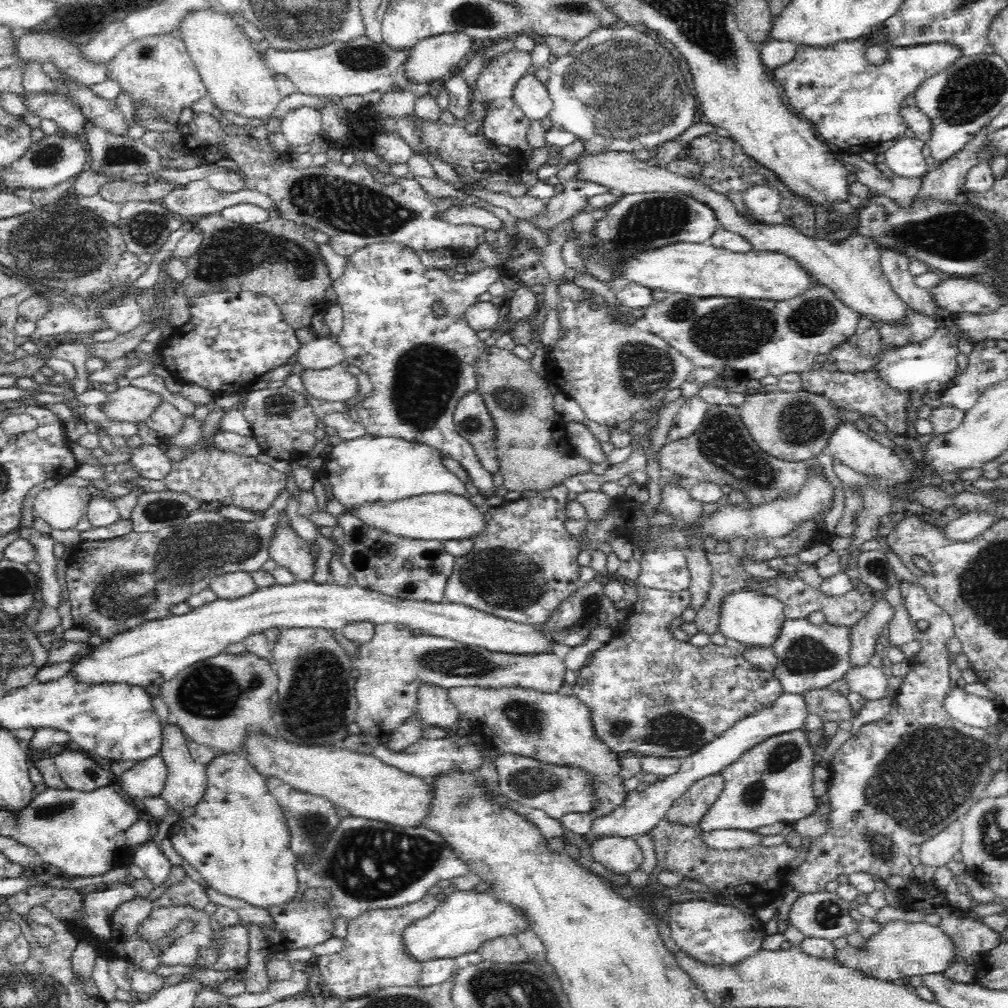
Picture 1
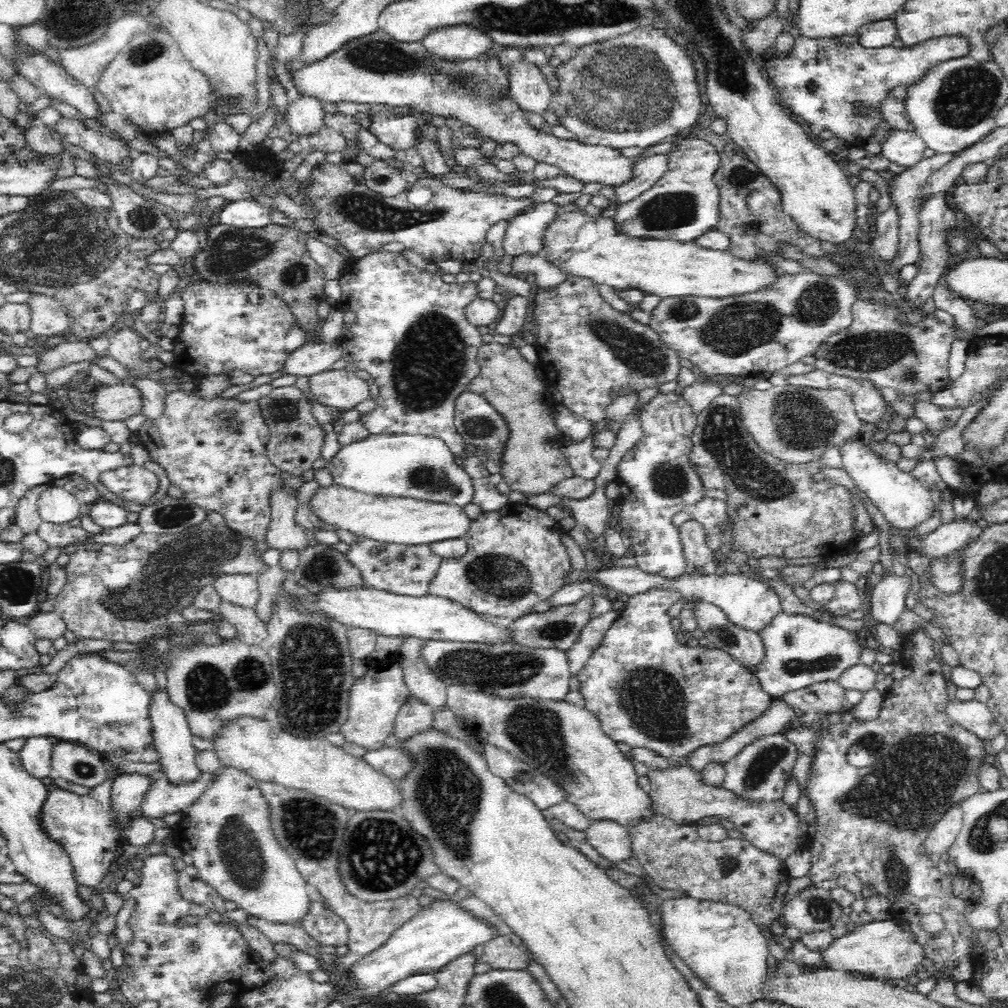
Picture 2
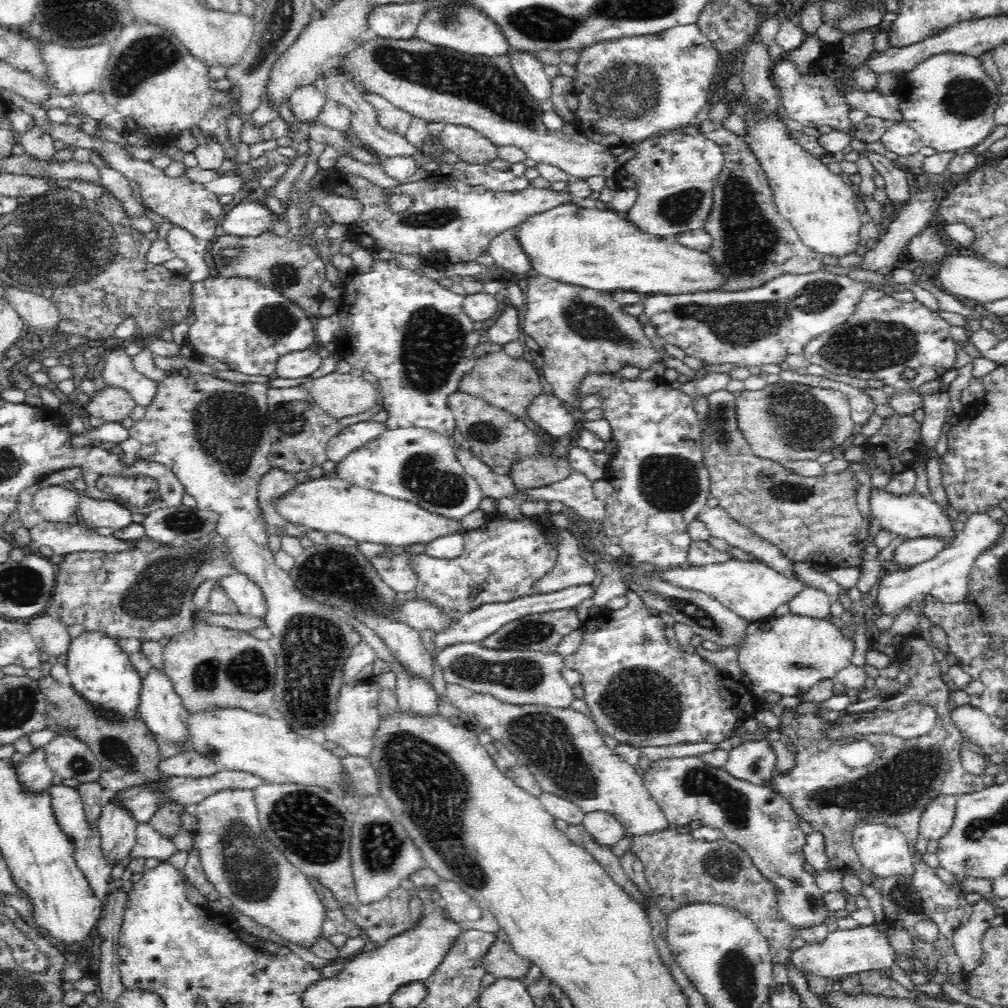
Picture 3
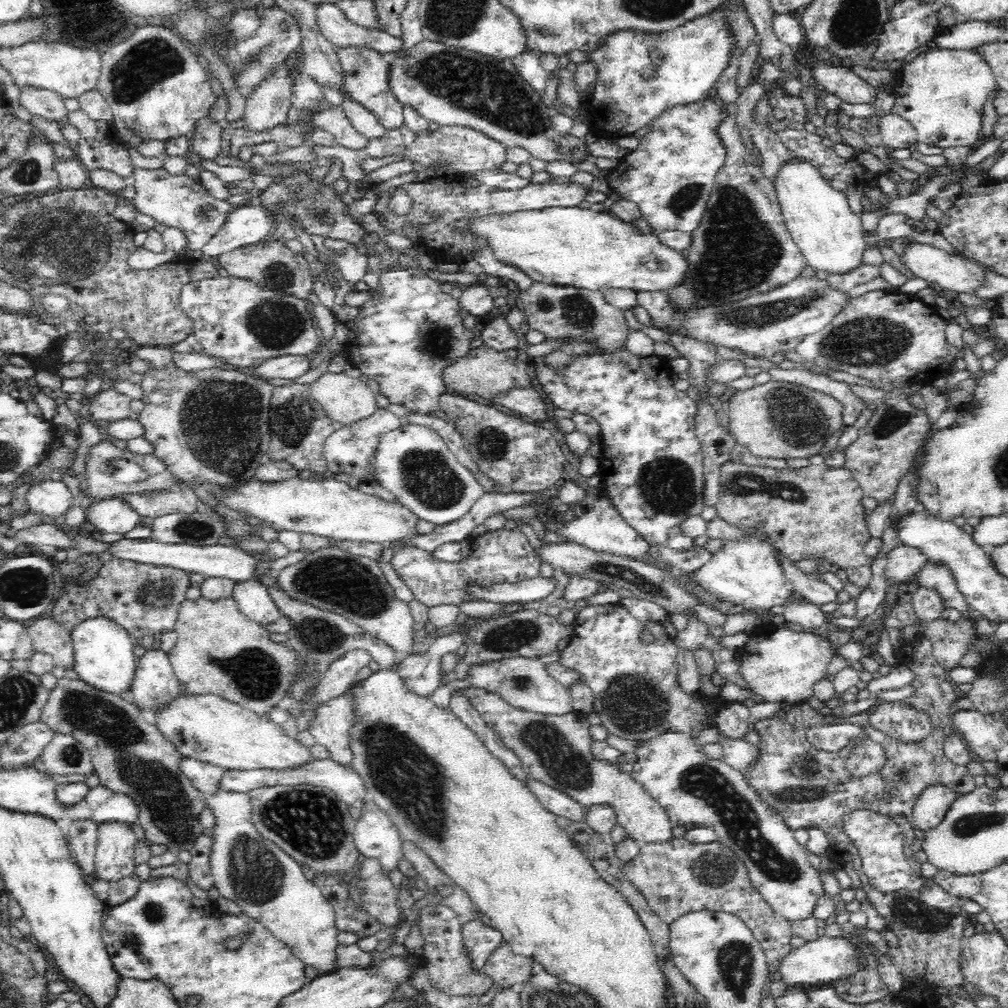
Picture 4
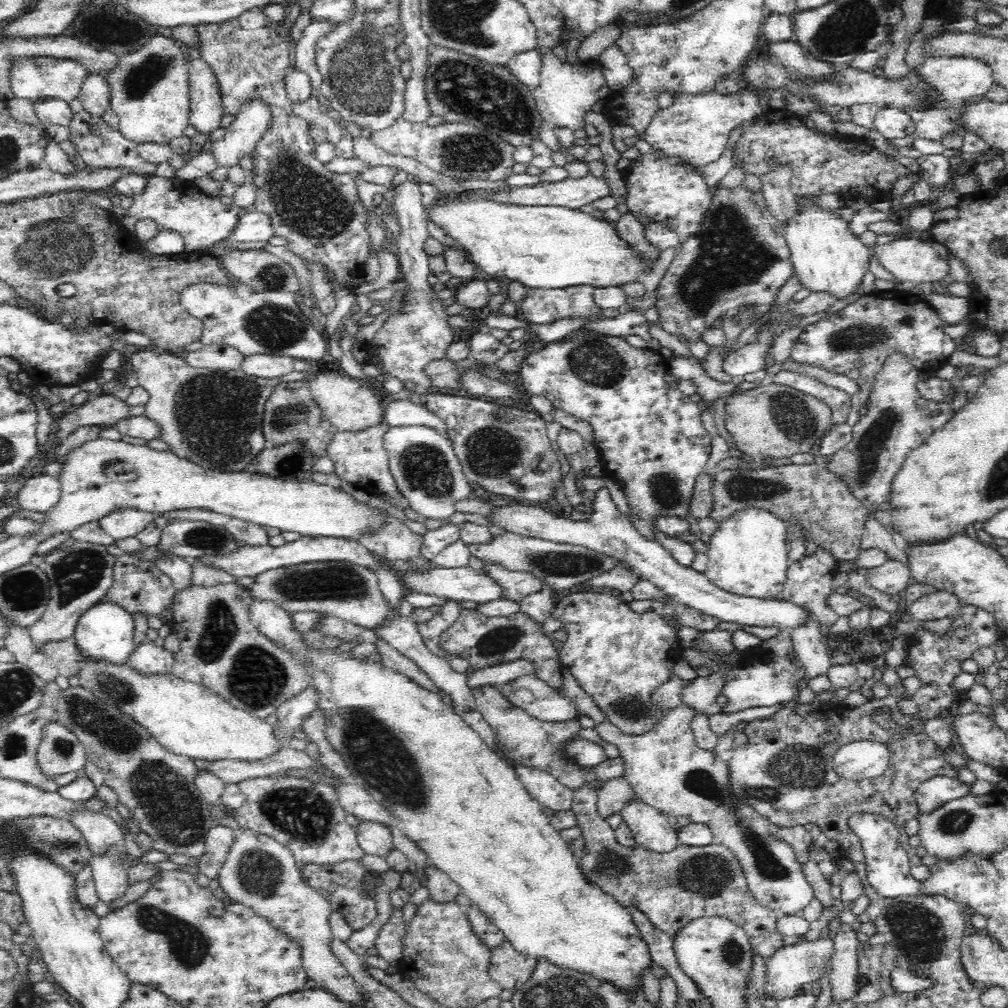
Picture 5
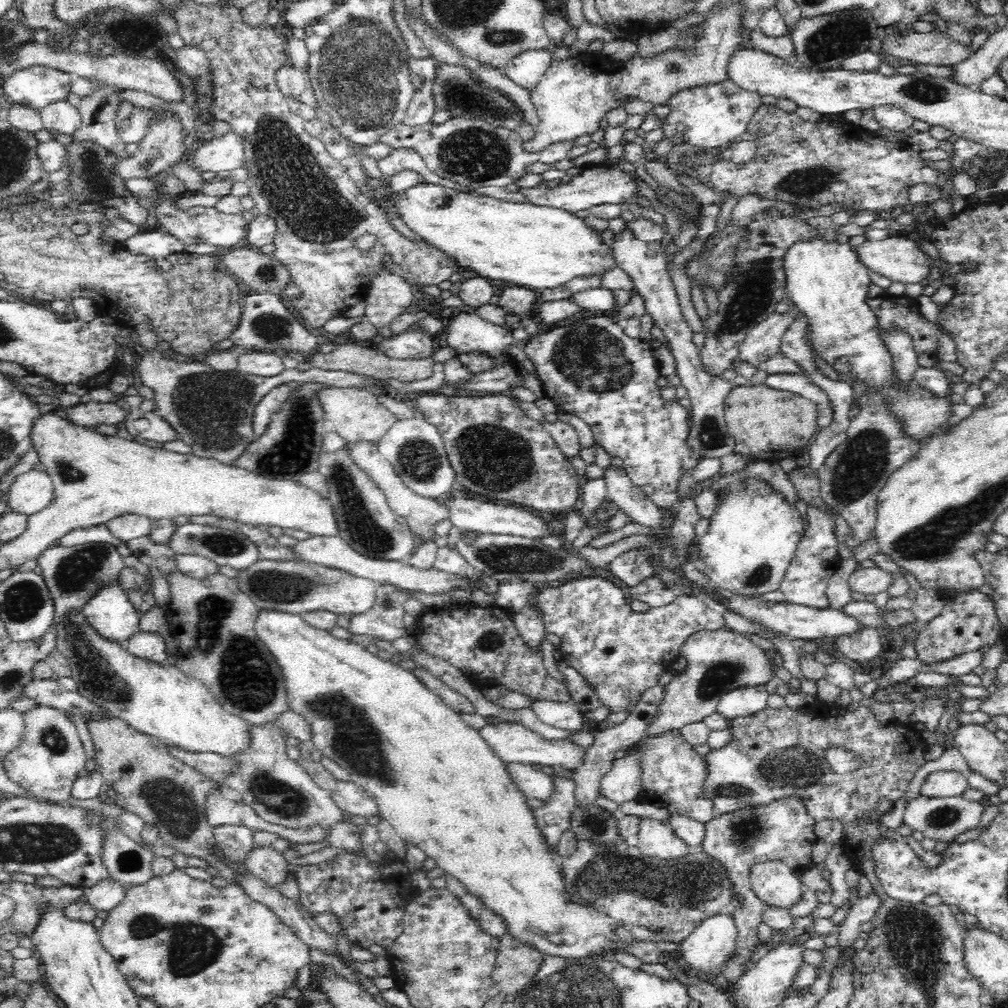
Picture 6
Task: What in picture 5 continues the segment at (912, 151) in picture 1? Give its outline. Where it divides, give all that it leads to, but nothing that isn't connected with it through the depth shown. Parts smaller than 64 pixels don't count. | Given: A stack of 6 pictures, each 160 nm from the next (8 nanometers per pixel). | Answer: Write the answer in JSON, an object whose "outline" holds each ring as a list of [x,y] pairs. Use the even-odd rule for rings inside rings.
{"outline":[[[897,108],[880,109],[875,116],[873,129],[888,140],[915,134],[914,119]]]}

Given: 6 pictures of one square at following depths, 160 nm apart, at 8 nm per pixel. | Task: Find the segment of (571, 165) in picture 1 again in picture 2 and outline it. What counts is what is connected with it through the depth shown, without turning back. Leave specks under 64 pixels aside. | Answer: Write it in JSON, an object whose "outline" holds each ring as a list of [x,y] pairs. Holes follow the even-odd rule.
{"outline":[[[552,202],[534,206],[528,214],[516,216],[508,224],[502,249],[508,256],[534,256],[541,253],[541,235],[544,227],[556,216],[557,206]]]}

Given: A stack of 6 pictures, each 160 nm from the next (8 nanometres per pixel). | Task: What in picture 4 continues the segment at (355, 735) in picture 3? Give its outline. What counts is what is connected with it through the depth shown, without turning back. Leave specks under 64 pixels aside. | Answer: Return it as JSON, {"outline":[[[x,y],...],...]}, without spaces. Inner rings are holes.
{"outline":[[[342,694],[316,707],[314,720],[308,724],[306,733],[314,736],[316,745],[324,746],[330,752],[329,760],[332,763],[349,766],[352,751],[348,747],[348,732],[353,722],[351,698]]]}

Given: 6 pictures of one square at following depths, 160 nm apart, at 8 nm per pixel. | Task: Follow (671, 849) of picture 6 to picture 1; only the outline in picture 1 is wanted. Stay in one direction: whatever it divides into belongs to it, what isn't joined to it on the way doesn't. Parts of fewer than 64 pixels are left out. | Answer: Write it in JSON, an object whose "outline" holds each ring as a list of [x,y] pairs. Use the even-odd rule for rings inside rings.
{"outline":[[[478,687],[448,689],[450,702],[459,719],[466,719],[490,738],[494,748],[504,753],[535,759],[544,765],[581,769],[589,779],[594,799],[589,810],[593,818],[612,814],[624,805],[628,790],[624,786],[620,753],[612,751],[595,732],[591,711],[574,696],[536,692],[534,689]]]}

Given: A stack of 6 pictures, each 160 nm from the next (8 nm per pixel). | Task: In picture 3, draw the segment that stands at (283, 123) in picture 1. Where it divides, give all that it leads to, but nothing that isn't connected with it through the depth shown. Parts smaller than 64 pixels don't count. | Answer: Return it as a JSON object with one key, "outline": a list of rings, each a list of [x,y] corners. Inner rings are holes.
{"outline":[[[304,85],[298,87],[289,98],[290,110],[302,122],[311,121],[318,116],[324,103],[327,101],[327,93],[322,86]]]}

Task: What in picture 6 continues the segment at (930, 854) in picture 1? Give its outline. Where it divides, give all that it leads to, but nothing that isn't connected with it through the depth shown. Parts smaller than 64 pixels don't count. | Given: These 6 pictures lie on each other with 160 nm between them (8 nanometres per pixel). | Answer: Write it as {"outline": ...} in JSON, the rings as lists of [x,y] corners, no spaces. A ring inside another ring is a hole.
{"outline":[[[934,770],[924,778],[920,795],[948,798],[962,795],[967,789],[967,773],[958,770]]]}

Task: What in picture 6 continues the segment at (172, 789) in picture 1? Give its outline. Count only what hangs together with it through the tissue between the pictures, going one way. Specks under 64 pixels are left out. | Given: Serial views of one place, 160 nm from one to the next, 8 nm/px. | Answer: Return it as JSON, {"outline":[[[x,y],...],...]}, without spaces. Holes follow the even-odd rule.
{"outline":[[[136,631],[127,638],[125,646],[136,657],[145,658],[149,661],[164,663],[167,662],[169,656],[164,638],[152,631]]]}

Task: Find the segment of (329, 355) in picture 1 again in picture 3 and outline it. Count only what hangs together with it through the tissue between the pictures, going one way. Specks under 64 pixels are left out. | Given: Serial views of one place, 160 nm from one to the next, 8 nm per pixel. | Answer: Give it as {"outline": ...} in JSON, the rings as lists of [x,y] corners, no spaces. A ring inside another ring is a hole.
{"outline":[[[315,348],[285,354],[276,360],[274,374],[283,379],[302,379],[320,368],[322,357]]]}

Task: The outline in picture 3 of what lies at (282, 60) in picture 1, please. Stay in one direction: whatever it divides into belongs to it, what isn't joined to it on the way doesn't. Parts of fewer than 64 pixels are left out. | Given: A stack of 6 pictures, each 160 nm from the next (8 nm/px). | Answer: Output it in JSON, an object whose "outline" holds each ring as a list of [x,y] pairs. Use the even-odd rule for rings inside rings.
{"outline":[[[372,36],[370,40],[364,42],[362,47],[346,54],[342,60],[342,69],[350,75],[356,86],[379,94],[396,108],[410,113],[413,118],[471,128],[498,146],[521,148],[526,152],[527,158],[536,163],[557,166],[565,170],[571,179],[586,180],[600,175],[612,178],[620,166],[610,147],[598,144],[580,133],[566,134],[562,131],[553,131],[544,124],[542,118],[545,113],[540,109],[541,102],[528,93],[526,85],[514,74],[512,57],[509,54],[496,57],[468,54],[444,46],[434,46],[415,37],[396,41]]]}

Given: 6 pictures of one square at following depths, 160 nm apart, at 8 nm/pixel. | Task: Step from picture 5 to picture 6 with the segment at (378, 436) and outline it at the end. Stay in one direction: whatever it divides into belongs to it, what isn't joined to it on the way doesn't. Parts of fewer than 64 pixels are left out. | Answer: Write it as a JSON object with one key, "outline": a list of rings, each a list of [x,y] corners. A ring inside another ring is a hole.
{"outline":[[[356,442],[355,445],[346,443],[345,446],[350,449],[350,455],[352,455],[350,459],[354,459],[360,467],[364,468],[364,471],[368,471],[370,477],[376,481],[378,488],[386,493],[389,507],[395,512],[396,516],[404,517],[406,527],[410,529],[412,536],[420,544],[435,541],[437,534],[434,532],[434,528],[436,528],[436,524],[440,524],[448,516],[445,505],[441,504],[440,501],[426,498],[410,490],[398,476],[393,466],[379,453],[376,446],[369,445],[368,442]]]}

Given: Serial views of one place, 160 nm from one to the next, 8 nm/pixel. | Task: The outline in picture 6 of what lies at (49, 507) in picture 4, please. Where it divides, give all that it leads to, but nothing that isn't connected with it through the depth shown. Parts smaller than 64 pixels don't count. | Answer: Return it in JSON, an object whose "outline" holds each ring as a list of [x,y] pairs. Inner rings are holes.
{"outline":[[[36,469],[18,474],[9,488],[9,510],[31,514],[40,512],[52,502],[55,488],[51,476],[46,471]]]}

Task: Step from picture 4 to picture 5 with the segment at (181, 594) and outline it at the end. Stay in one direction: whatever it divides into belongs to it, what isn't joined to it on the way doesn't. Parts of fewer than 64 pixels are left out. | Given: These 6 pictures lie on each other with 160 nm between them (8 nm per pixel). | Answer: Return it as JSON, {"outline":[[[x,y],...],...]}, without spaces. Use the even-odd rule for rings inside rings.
{"outline":[[[130,554],[116,556],[114,566],[114,578],[112,586],[100,601],[119,603],[120,606],[133,614],[136,611],[146,611],[146,616],[159,616],[162,618],[162,610],[172,604],[174,593],[177,591],[172,584],[171,578],[160,572],[153,561],[140,559]]]}

